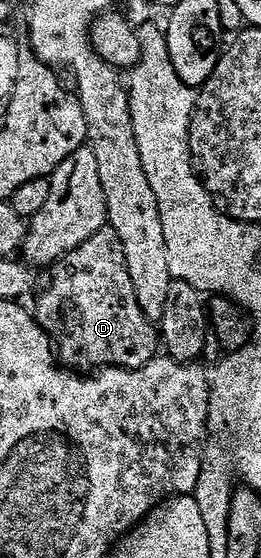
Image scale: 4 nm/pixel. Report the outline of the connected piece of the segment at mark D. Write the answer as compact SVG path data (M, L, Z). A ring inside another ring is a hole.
M110 227L97 231L97 235L86 241L78 253L56 261L50 266L49 273L55 281L45 297L45 314L41 313L37 319L45 330L49 333L59 330L61 311L72 307L77 323L72 325L70 332L96 370L108 367L140 369L155 360L161 349L161 334L145 311L141 311L141 303L137 303L137 291L133 291L133 279L129 279L129 263L125 263L125 247ZM108 268L113 269L107 277L113 283L111 296L107 296L109 291L103 287L103 272Z

